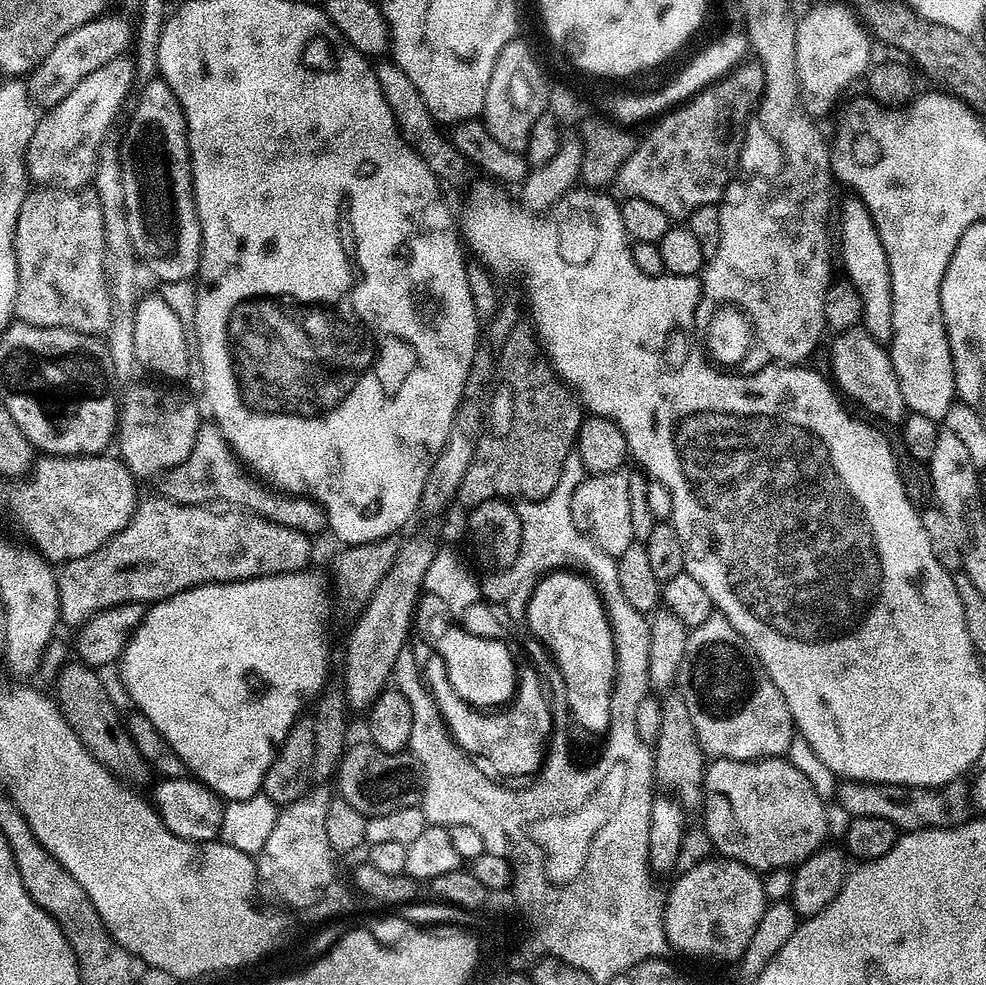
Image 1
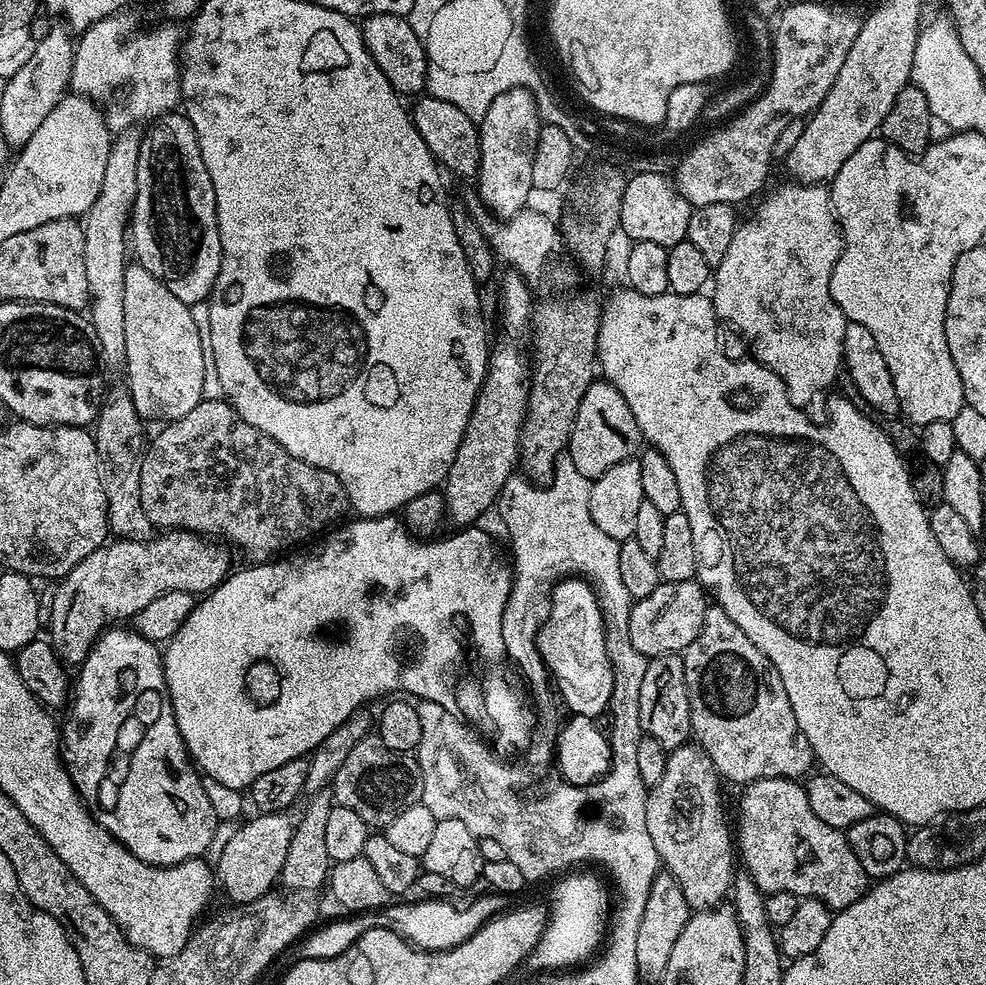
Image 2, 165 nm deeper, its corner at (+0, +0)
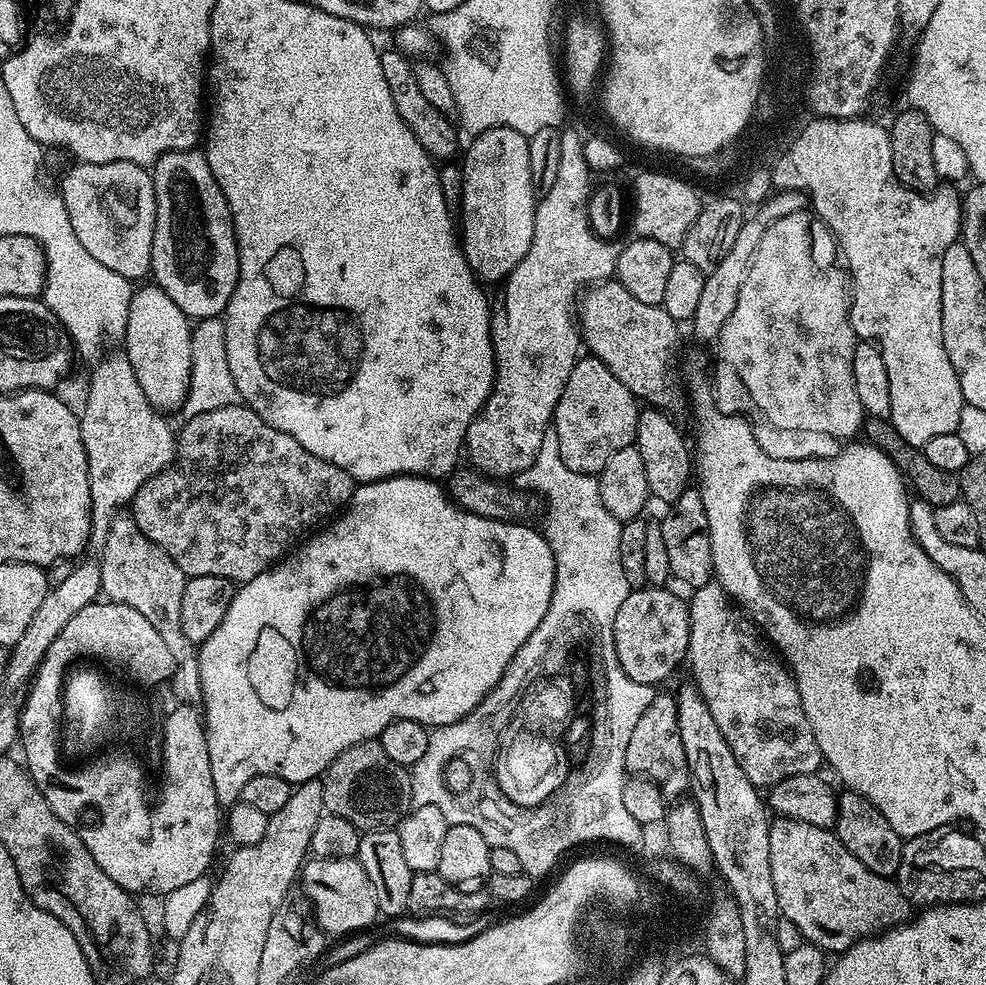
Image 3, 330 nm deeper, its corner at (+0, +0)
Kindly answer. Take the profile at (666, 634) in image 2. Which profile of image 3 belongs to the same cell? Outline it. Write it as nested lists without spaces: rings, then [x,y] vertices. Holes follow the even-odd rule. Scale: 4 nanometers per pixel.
[[[645,586],[629,591],[626,602],[614,618],[614,648],[622,670],[634,678],[653,686],[660,683],[681,663],[685,663],[690,642],[690,614],[688,600],[671,592],[668,586]]]

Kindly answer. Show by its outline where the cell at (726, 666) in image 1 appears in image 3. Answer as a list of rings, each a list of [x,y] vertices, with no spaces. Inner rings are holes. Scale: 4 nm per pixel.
[[[709,582],[695,589],[691,595],[688,600],[690,642],[686,660],[689,665],[692,663],[695,686],[706,706],[710,706],[710,714],[714,714],[714,722],[718,722],[718,730],[722,730],[726,746],[734,750],[734,758],[738,758],[742,774],[746,774],[746,778],[750,778],[757,789],[768,790],[786,778],[819,773],[822,768],[820,747],[802,710],[796,678],[783,659],[777,655],[760,629],[737,607],[721,584]]]

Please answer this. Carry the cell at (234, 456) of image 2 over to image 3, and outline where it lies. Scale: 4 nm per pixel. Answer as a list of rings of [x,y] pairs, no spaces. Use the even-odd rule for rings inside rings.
[[[237,402],[222,406],[220,409],[209,410],[198,414],[196,417],[187,418],[183,423],[184,429],[179,429],[176,437],[176,459],[161,472],[154,474],[154,478],[150,478],[142,485],[138,494],[132,500],[130,515],[137,522],[142,534],[160,546],[178,564],[188,578],[193,576],[217,576],[233,581],[237,585],[247,584],[258,574],[268,571],[285,554],[291,553],[309,533],[319,529],[329,518],[335,517],[351,501],[354,481],[350,474],[346,474],[346,470],[310,454],[310,450],[306,450],[306,446],[302,446],[302,442],[298,442],[294,438],[290,438],[290,434],[270,426],[253,408],[249,408],[243,403]]]

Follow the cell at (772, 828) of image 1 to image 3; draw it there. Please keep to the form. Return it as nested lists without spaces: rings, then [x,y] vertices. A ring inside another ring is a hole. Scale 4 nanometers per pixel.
[[[773,819],[770,823],[770,874],[774,874],[774,891],[778,894],[781,917],[794,922],[794,926],[798,926],[798,930],[804,935],[805,941],[818,946],[826,954],[842,953],[866,936],[878,936],[881,932],[886,932],[890,928],[897,928],[899,924],[905,923],[910,916],[909,902],[902,894],[900,887],[896,885],[895,879],[882,874],[874,874],[874,870],[866,870],[866,866],[862,866],[862,862],[858,862],[858,858],[854,858],[854,854],[850,854],[850,850],[846,850],[846,846],[842,846],[842,842],[836,837],[835,831],[827,828],[810,826],[806,822],[798,822],[797,820]]]

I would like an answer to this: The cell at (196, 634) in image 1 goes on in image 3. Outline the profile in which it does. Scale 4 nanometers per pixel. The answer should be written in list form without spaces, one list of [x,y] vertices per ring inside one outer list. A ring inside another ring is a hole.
[[[391,476],[385,480],[361,483],[353,491],[350,507],[343,515],[333,519],[323,530],[309,535],[294,554],[273,564],[268,571],[258,574],[247,584],[239,585],[236,596],[230,602],[230,610],[226,612],[226,618],[218,630],[214,630],[214,634],[210,634],[210,638],[199,645],[198,690],[204,694],[202,719],[204,732],[208,735],[210,778],[214,778],[214,794],[224,800],[238,800],[242,786],[246,786],[246,782],[258,774],[278,774],[278,778],[286,778],[286,782],[293,786],[305,784],[308,780],[323,777],[324,771],[343,752],[350,750],[350,746],[376,740],[382,730],[390,726],[390,722],[413,720],[433,729],[458,722],[475,712],[476,707],[502,678],[519,648],[542,622],[550,606],[555,584],[554,554],[546,537],[526,525],[524,522],[491,520],[463,512],[448,497],[445,485],[439,479]]]

